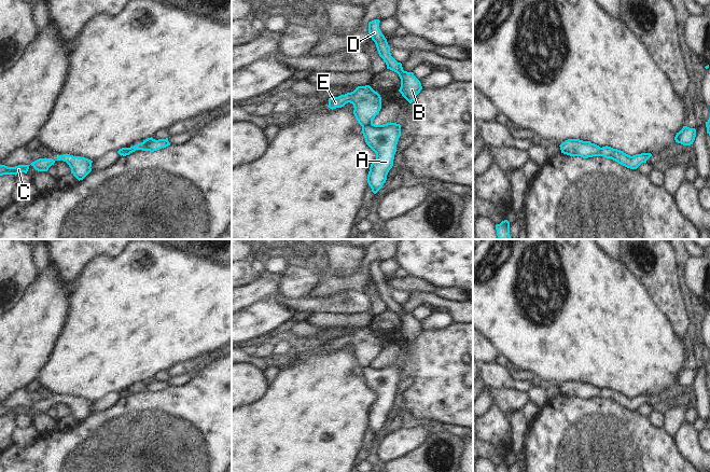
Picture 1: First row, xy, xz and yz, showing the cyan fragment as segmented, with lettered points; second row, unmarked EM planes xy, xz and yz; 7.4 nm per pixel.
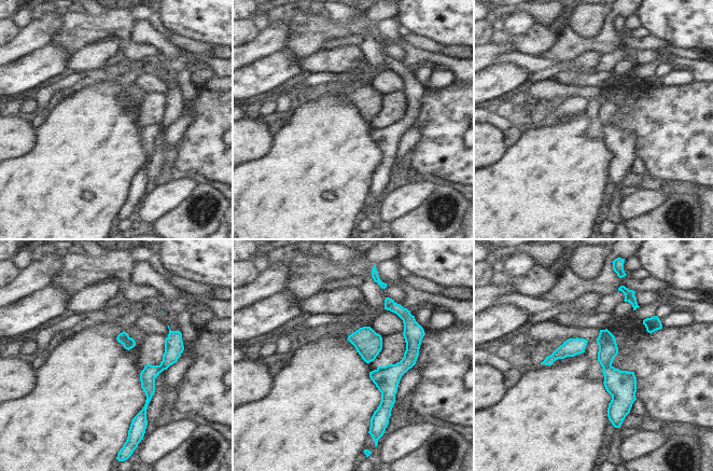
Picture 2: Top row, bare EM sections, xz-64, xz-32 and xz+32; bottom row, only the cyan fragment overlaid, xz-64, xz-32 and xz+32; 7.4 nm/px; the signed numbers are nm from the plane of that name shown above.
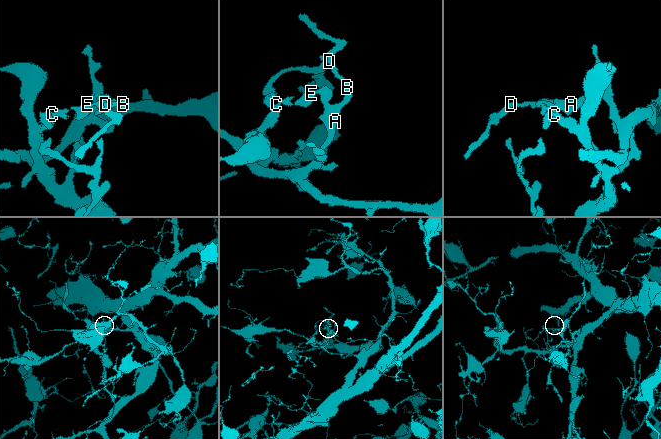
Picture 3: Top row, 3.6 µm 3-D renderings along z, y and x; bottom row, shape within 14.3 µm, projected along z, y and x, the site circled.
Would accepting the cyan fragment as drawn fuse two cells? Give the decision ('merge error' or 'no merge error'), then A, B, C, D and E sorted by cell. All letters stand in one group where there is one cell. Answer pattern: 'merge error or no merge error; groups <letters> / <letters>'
merge error; groups A B D / C E

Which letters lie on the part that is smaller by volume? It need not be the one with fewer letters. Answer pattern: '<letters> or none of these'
C, E

